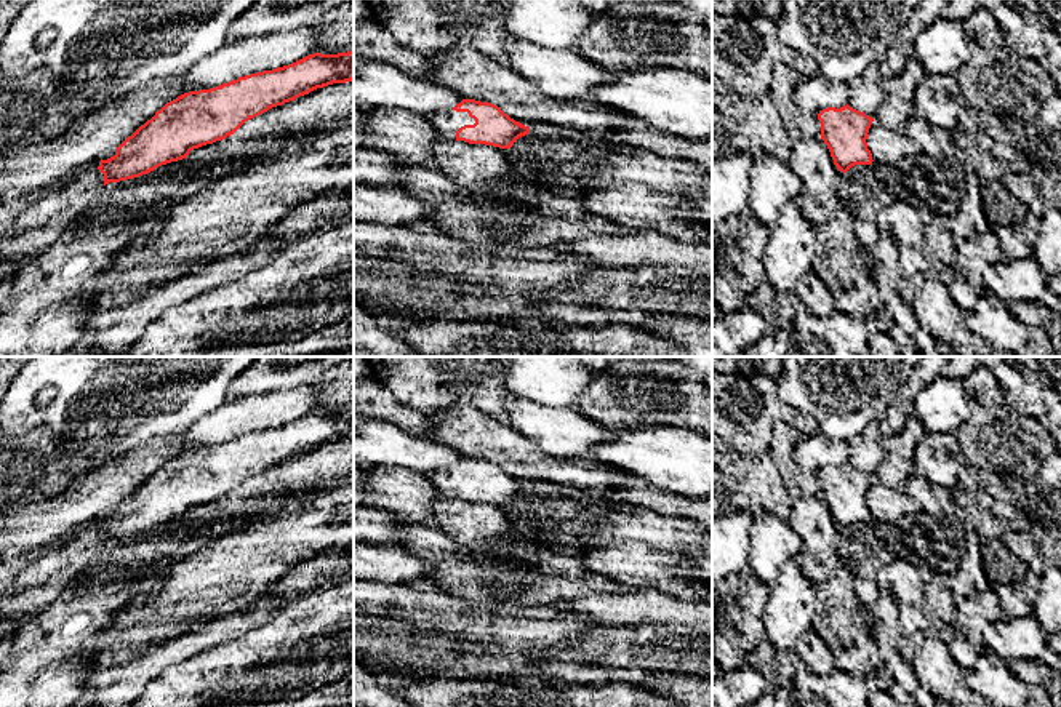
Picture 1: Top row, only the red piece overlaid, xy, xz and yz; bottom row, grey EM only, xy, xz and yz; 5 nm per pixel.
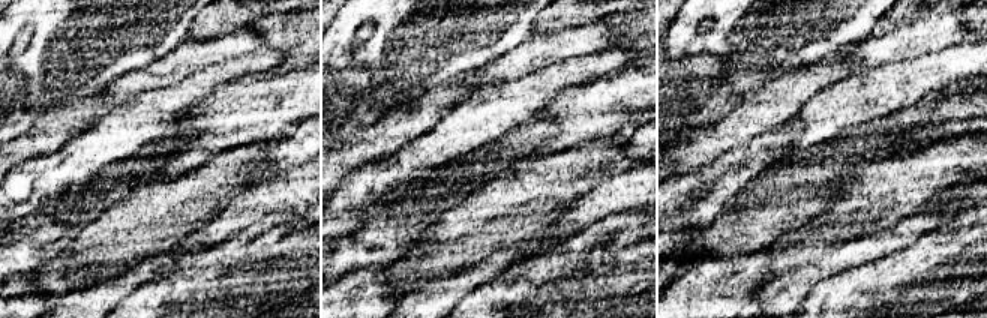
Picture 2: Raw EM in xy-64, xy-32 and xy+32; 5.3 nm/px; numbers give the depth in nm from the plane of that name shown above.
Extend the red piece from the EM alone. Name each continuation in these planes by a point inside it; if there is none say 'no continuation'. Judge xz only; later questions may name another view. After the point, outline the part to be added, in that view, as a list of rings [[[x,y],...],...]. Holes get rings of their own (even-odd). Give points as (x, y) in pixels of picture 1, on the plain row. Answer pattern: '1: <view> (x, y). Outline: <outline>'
1: xz (448, 480). Outline: [[[443,469],[427,473],[429,481],[445,499],[456,499],[456,489],[464,483],[474,483],[475,478],[467,470]]]

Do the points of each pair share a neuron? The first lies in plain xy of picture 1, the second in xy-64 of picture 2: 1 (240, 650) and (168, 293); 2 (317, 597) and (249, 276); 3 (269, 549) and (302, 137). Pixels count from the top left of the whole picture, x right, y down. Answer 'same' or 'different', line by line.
1: same
2: different
3: different

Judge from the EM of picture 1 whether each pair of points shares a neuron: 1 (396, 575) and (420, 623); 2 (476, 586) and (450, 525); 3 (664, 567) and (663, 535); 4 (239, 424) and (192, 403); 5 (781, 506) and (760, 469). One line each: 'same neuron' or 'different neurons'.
1: different neurons
2: different neurons
3: different neurons
4: different neurons
5: same neuron

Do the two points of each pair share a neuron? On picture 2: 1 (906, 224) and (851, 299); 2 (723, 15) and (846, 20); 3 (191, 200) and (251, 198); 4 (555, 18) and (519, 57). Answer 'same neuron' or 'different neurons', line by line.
1: different neurons
2: same neuron
3: different neurons
4: different neurons

